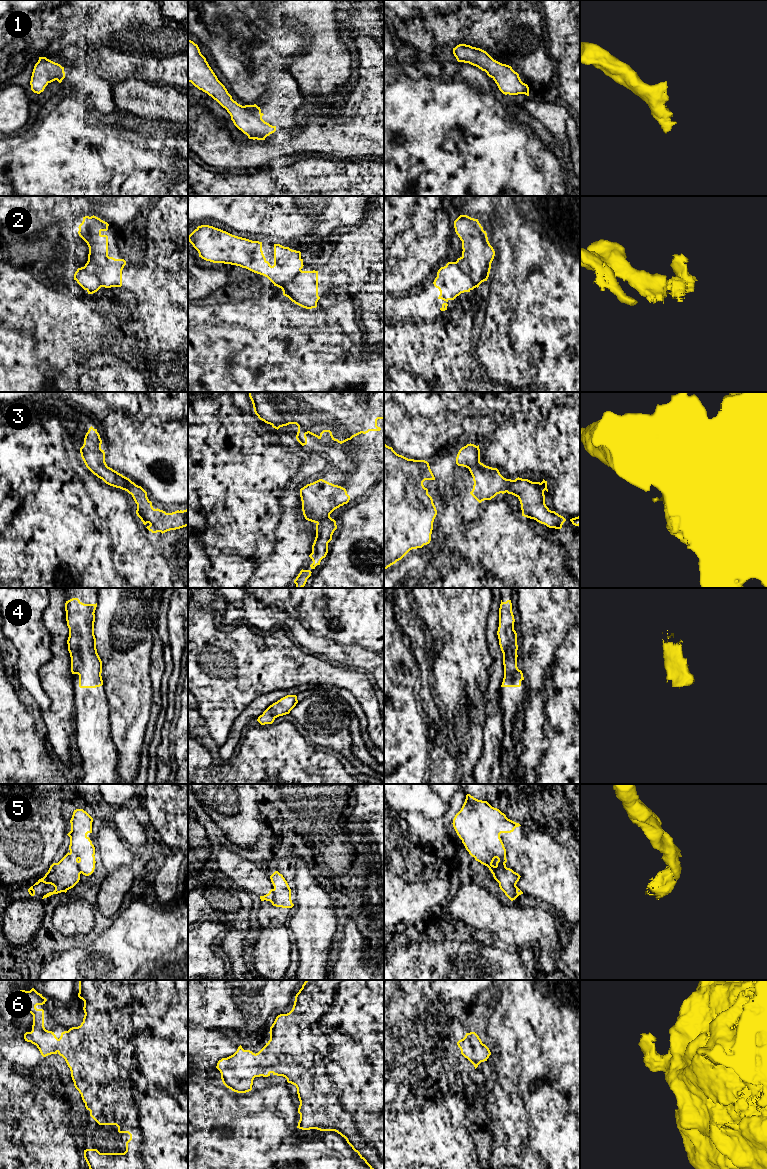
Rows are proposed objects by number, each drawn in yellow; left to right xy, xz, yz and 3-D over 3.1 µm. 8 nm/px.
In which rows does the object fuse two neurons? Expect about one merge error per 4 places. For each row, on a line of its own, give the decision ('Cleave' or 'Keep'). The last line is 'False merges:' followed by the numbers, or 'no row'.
1: Keep
2: Cleave
3: Keep
4: Keep
5: Cleave
6: Keep
False merges: 2, 5

